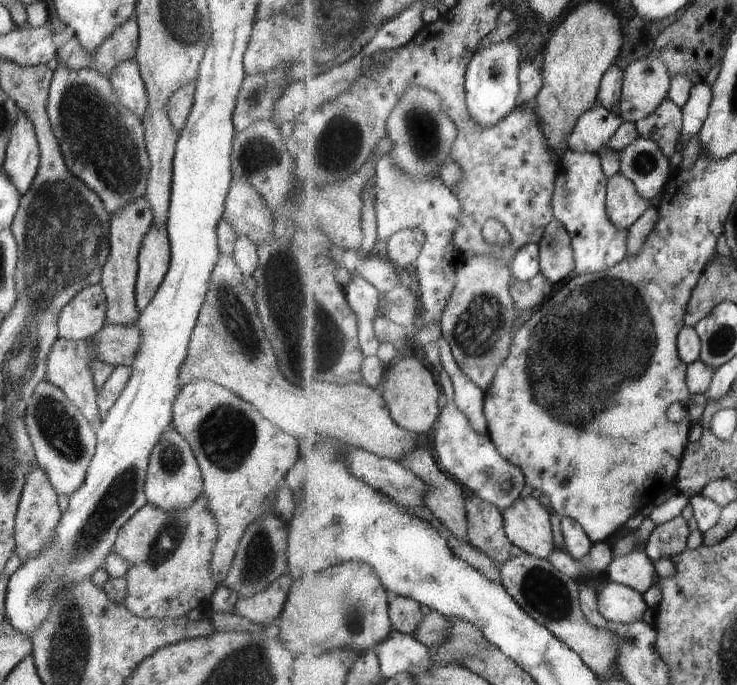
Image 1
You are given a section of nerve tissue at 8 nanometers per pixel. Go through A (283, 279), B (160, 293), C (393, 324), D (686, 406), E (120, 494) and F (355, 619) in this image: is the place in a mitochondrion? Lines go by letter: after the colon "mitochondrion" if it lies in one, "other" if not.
A: mitochondrion
B: other
C: other
D: other
E: mitochondrion
F: mitochondrion

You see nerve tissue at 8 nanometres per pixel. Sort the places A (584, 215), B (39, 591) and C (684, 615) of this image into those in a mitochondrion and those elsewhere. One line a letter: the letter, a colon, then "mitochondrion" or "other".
A: other
B: mitochondrion
C: other

